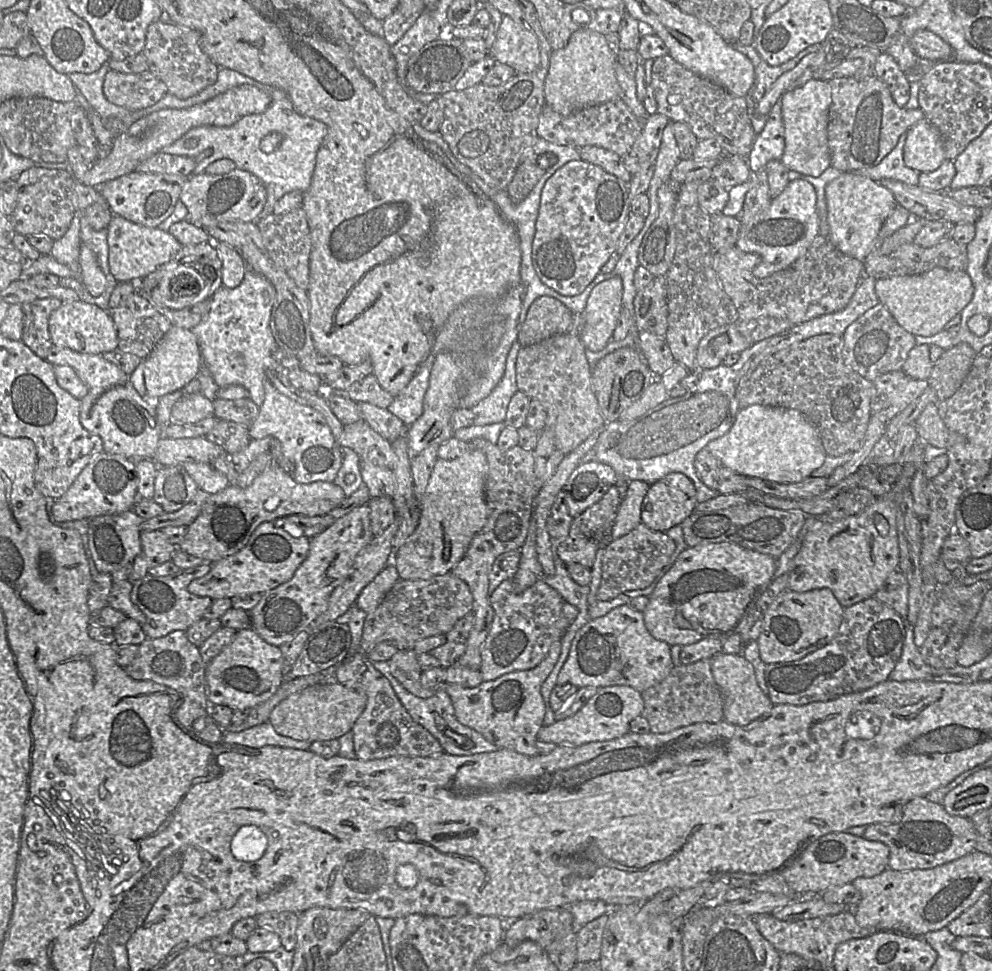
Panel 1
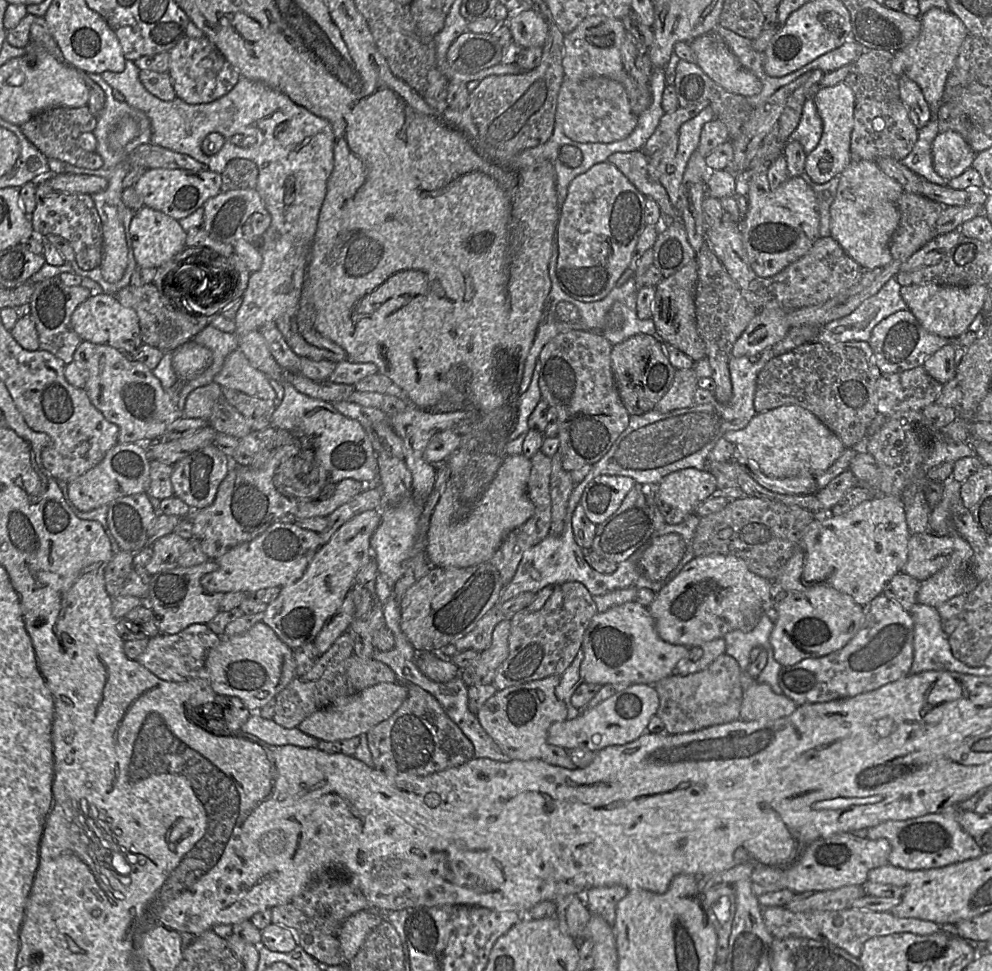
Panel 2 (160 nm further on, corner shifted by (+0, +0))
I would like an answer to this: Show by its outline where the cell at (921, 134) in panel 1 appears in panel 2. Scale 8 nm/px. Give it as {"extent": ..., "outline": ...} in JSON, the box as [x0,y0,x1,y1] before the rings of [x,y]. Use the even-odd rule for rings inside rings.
{"extent":[932,131,976,180],"outline":[[[955,131],[940,132],[932,142],[934,170],[948,180],[972,168],[975,156],[976,152],[963,136]]]}

